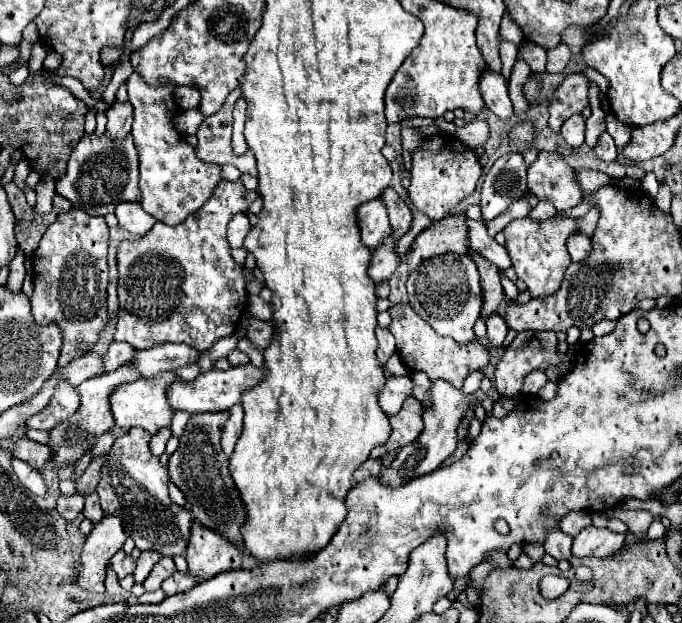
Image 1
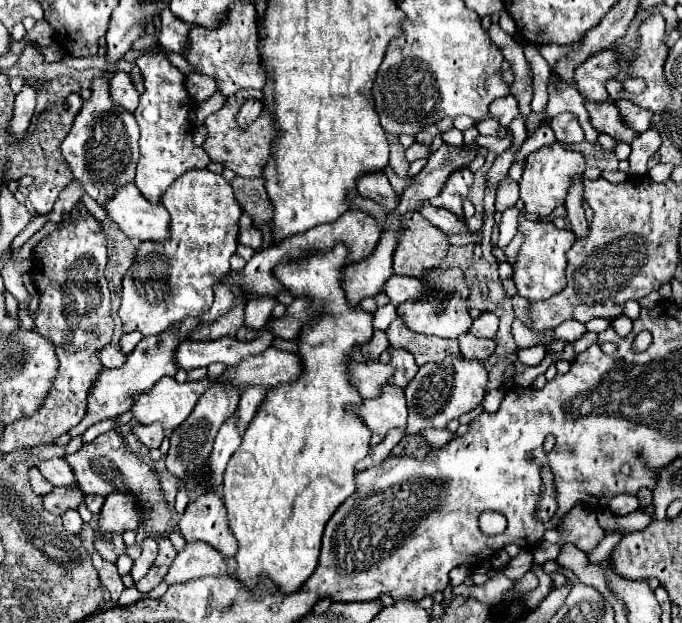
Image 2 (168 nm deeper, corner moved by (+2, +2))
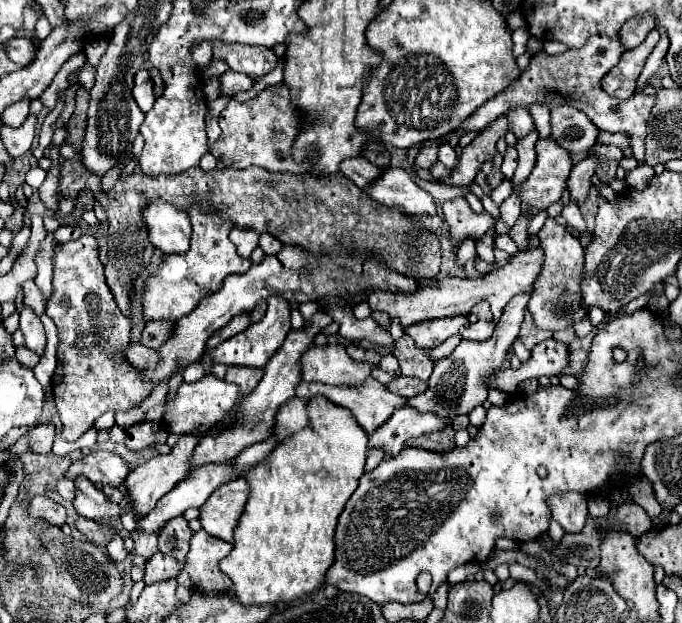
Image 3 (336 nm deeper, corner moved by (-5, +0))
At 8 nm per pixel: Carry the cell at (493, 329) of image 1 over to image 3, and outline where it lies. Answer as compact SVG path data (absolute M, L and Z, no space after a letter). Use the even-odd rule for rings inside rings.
M478 320L476 324L468 324L460 330L460 338L462 340L474 340L474 342L482 342L488 340L494 332L494 322L490 320Z

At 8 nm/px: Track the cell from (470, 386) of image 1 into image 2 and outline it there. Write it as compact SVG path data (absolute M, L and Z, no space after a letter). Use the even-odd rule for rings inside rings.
M465 334L459 338L459 344L461 344L461 352L467 360L473 360L473 358L487 358L491 354L495 354L495 348L497 348L497 342L495 340L483 340L483 338L475 338L471 334Z

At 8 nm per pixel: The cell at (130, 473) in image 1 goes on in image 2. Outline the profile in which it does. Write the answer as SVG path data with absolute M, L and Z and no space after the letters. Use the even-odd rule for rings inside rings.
M109 430L95 438L89 444L83 444L79 452L67 456L71 470L77 476L77 484L87 494L109 496L111 492L129 492L137 498L137 508L141 512L141 526L145 528L147 536L159 538L167 534L167 526L171 522L171 510L163 496L159 476L155 472L155 464L149 458L149 448L135 440L135 434L119 434Z

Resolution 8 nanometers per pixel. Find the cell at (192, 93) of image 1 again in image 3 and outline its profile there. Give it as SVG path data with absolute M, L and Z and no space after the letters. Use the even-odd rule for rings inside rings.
M224 72L220 76L220 82L222 82L222 94L226 96L234 96L236 92L246 92L254 86L254 80L248 76L248 74L238 74L238 72Z

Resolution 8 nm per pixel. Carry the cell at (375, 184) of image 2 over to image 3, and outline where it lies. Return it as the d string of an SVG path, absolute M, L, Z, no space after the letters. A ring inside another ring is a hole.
M354 156L354 158L346 158L340 162L340 172L350 178L358 188L364 188L368 182L376 180L382 170L374 164L370 164L366 158L362 156Z

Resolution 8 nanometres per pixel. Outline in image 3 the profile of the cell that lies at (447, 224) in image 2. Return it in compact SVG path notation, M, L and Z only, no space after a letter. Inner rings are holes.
M404 168L384 170L380 178L362 190L386 208L404 208L408 214L436 214L432 196L416 186Z

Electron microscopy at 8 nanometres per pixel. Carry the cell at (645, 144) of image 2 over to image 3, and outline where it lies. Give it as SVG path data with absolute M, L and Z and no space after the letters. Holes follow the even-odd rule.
M644 164L644 166L638 166L638 168L634 168L632 172L628 172L626 184L628 184L628 188L644 190L644 188L648 186L650 178L654 178L654 170L652 170L648 164Z

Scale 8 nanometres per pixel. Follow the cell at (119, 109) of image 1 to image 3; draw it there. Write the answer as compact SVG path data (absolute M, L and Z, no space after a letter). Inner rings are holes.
M142 68L138 74L136 74L136 80L134 80L134 100L136 104L140 106L142 112L148 112L152 106L154 106L154 92L152 92L154 84L152 84L152 78L150 78L150 72L146 68Z

